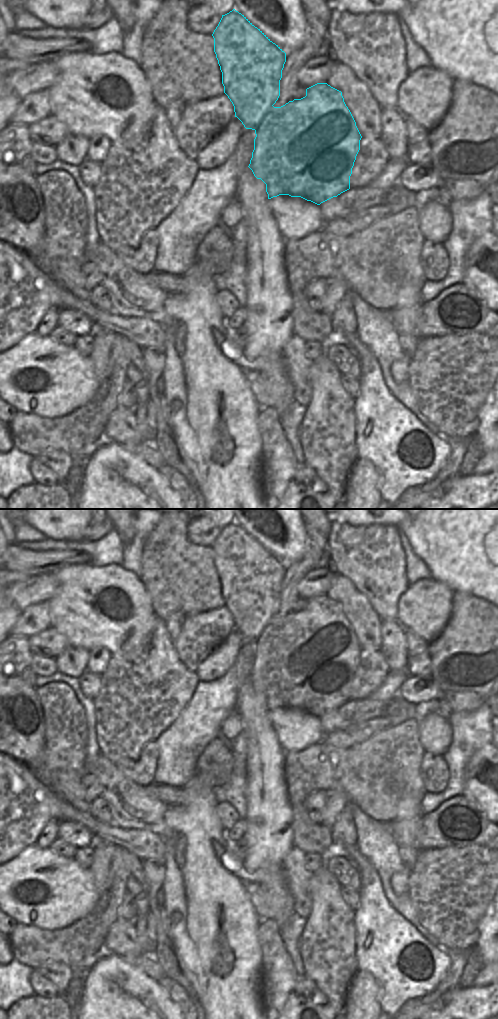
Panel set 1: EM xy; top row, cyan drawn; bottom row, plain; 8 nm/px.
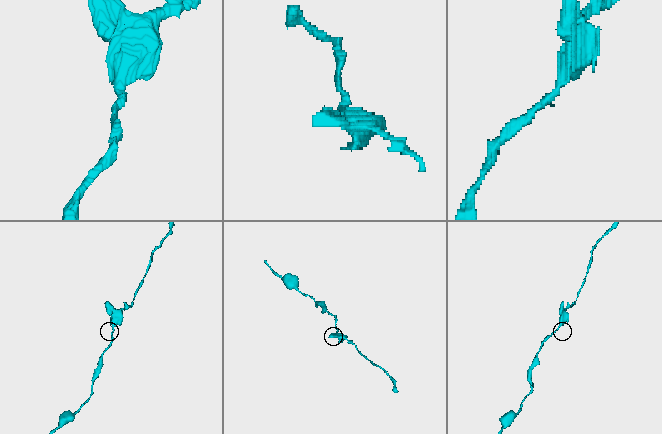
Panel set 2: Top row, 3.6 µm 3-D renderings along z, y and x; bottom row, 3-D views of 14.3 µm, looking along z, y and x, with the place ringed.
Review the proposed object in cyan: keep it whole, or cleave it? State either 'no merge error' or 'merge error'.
no merge error

